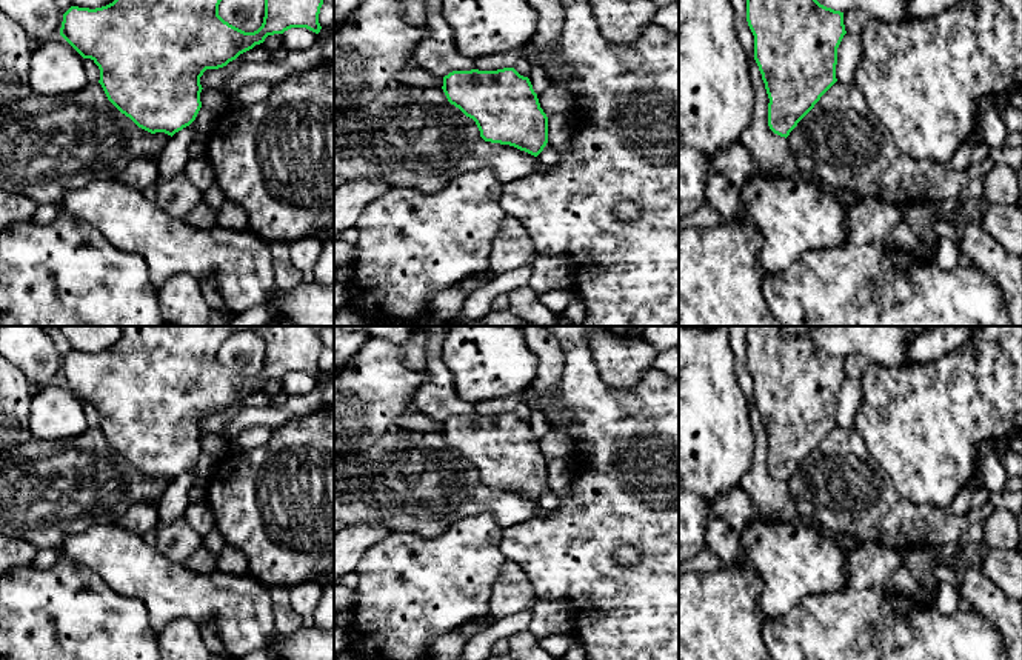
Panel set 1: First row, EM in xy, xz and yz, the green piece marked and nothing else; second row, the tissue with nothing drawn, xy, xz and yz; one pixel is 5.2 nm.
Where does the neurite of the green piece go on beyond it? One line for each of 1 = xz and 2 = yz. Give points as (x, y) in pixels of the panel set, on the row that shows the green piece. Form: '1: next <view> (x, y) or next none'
1: next none
2: next none

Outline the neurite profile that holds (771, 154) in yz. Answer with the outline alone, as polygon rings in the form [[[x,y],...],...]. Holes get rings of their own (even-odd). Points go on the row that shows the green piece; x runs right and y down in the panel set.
[[[750,58],[750,80],[754,92],[753,118],[740,134],[739,142],[753,155],[759,174],[773,182],[785,178],[807,178],[817,188],[831,194],[843,208],[859,203],[863,198],[851,191],[836,191],[816,175],[805,175],[790,149],[785,137],[774,134],[768,126],[768,94],[756,60]]]

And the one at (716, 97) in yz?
[[[679,0],[679,131],[682,132],[683,143],[710,158],[717,149],[739,142],[740,134],[753,118],[753,103],[754,92],[750,80],[748,55],[737,38],[731,0]]]

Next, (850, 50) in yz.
[[[845,34],[837,48],[836,78],[842,85],[854,85],[854,75],[862,60],[862,40],[859,34]]]

